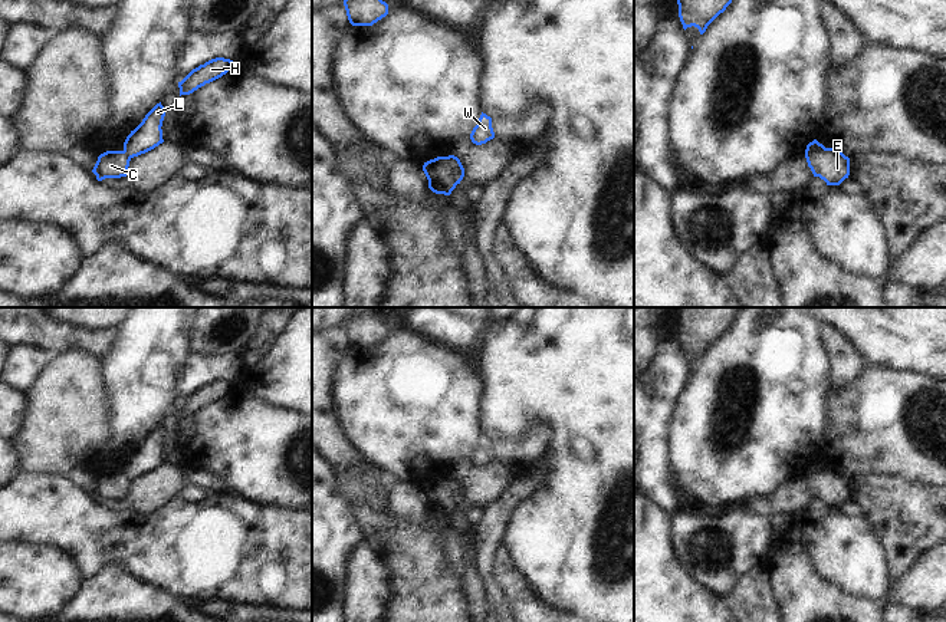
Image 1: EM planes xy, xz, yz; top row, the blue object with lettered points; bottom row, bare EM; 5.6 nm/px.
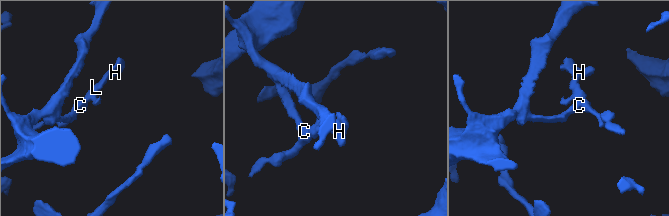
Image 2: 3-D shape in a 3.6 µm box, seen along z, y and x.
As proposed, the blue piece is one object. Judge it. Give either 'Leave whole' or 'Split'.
Split.

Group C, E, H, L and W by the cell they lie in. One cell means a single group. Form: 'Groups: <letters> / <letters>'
Groups: C E / H L W.

